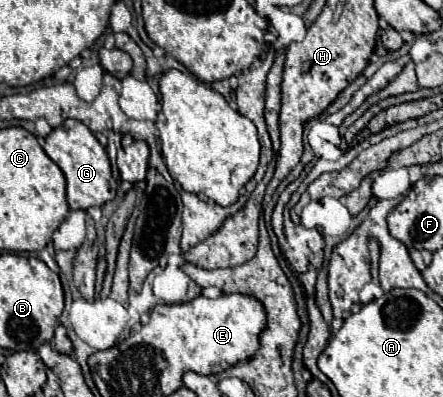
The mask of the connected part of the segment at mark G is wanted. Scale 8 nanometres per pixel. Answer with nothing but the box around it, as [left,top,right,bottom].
[44,120,116,210]

